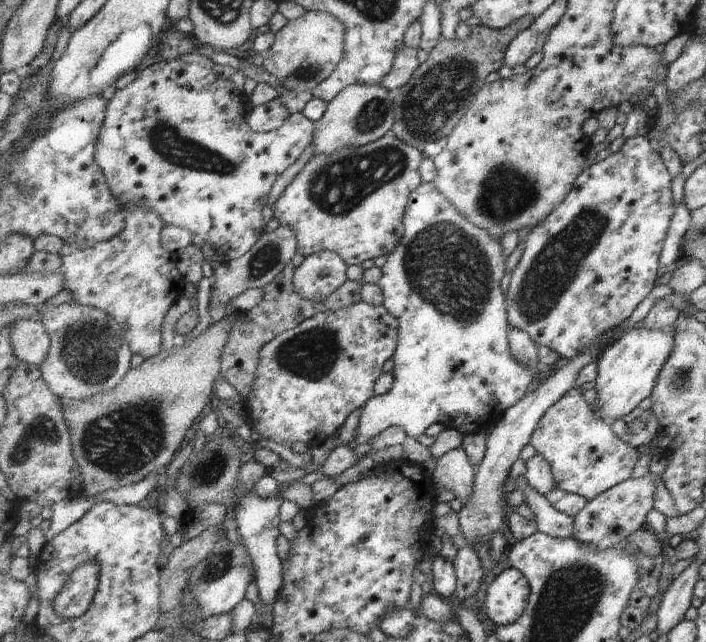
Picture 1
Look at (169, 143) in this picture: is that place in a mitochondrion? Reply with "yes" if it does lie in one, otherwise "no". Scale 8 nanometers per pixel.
yes

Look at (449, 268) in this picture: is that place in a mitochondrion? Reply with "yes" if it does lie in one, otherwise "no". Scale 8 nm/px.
yes

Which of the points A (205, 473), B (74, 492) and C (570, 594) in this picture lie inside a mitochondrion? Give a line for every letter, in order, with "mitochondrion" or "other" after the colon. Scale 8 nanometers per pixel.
A: mitochondrion
B: other
C: mitochondrion

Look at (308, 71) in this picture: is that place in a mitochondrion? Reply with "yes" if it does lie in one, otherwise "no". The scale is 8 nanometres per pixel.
yes

